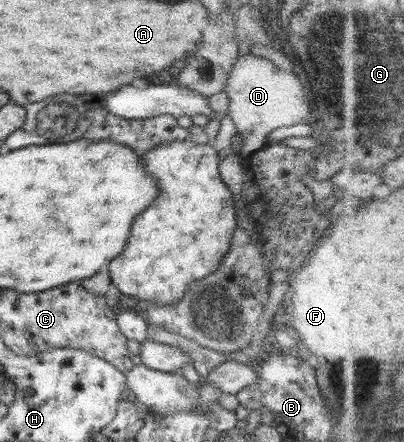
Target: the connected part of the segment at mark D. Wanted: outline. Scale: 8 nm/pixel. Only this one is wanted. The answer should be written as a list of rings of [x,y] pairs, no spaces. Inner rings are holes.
[[[251,51],[232,60],[221,92],[229,101],[226,114],[234,123],[236,133],[241,136],[240,155],[243,158],[266,145],[266,135],[273,129],[315,122],[313,109],[309,111],[310,102],[305,98],[303,87],[295,74],[287,73]]]

